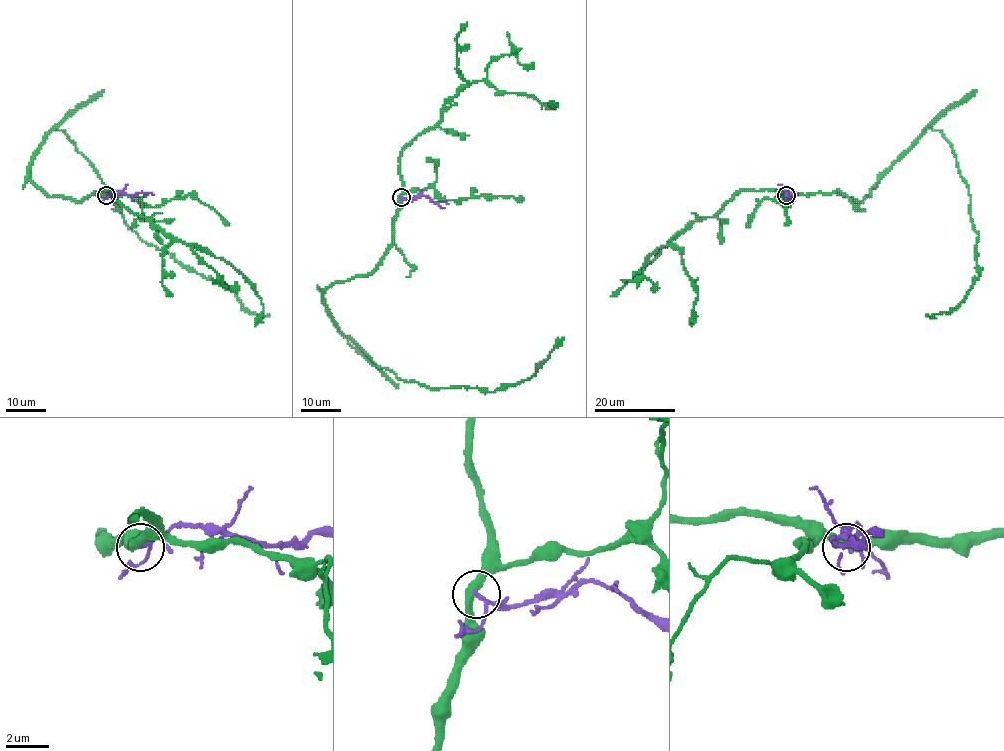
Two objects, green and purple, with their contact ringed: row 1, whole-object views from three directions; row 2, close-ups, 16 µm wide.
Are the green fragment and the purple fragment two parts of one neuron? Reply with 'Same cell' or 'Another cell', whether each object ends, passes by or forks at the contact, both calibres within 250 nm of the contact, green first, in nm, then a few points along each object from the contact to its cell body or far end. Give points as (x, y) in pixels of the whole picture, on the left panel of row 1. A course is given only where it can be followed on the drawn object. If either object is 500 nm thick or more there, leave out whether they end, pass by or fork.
Another cell. At the ring green passes by. At the ring purple passes by. Thickness 400 nm (green) against 140 nm. Course of green: (106, 195), (48, 196), (30, 179), (29, 163), (53, 128), (142, 240), (231, 290), (250, 312), (269, 314). Course of purple: (106, 195), (114, 192), (154, 194)

